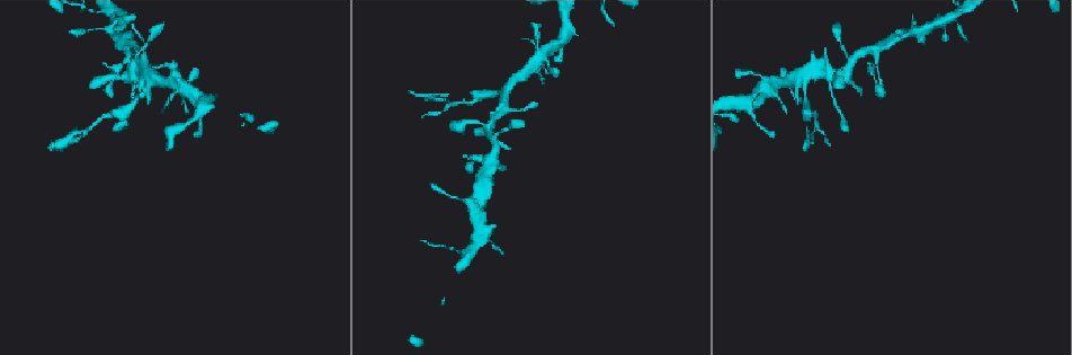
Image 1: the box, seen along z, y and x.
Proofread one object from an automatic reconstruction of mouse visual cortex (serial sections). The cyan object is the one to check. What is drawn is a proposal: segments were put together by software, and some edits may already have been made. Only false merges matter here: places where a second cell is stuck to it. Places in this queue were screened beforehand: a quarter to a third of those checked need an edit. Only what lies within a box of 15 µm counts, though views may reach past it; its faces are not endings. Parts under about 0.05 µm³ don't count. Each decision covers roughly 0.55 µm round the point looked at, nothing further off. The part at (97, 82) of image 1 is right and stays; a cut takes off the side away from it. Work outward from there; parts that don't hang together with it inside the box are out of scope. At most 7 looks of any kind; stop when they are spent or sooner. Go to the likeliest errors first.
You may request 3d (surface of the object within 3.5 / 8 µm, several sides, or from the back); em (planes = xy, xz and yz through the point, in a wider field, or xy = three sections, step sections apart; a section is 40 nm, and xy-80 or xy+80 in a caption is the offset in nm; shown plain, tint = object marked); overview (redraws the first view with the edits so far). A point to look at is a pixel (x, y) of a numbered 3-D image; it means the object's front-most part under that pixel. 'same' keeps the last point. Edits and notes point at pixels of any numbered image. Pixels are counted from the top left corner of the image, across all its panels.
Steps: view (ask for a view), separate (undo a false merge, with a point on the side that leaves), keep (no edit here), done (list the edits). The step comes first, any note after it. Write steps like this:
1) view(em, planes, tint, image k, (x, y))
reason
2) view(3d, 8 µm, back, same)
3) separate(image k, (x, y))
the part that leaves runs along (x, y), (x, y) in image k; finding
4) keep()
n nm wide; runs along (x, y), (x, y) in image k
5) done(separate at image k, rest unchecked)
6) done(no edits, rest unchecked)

view(em, xy, step 3, tint, image 1, (838, 71))
four arms meet

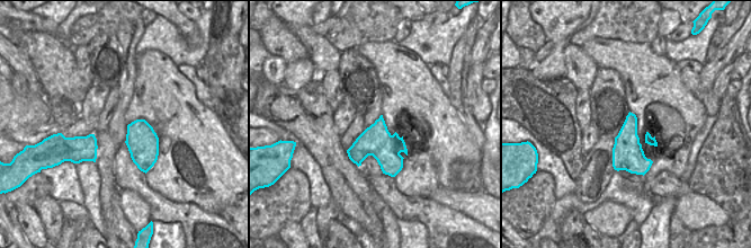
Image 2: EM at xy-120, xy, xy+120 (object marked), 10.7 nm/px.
view(3d, 3.5 µm, same)
see where the arms go

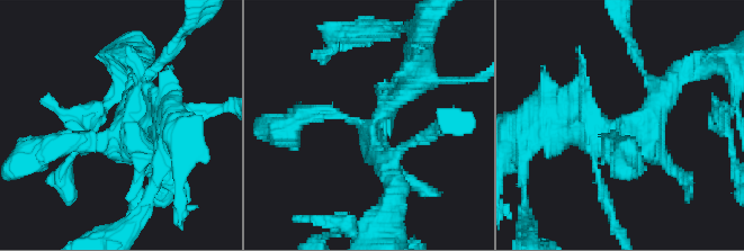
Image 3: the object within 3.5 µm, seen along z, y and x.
keep()
runs along (301, 115), (332, 111), (370, 130), (415, 78) in image 3; one cell here

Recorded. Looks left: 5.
view(em, xy, step 3, tint, image 1, (748, 105))
thick turns thin

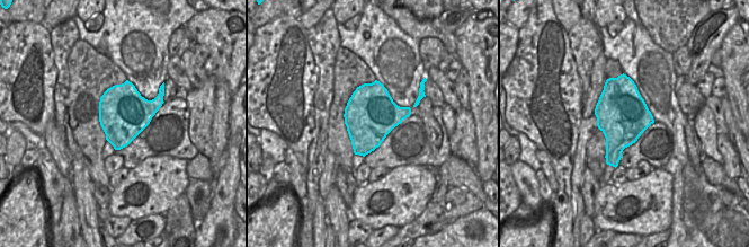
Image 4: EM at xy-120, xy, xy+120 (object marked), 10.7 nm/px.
view(3d, 3.5 µm, same)

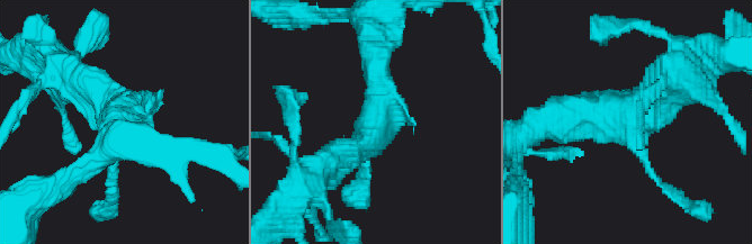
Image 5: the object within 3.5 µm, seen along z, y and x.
keep()
runs along (321, 168), (373, 133), (376, 55) in image 5; continuous, no second cell

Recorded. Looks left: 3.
view(3d, 3.5 µm, image 1, (109, 115))
sudden change in width

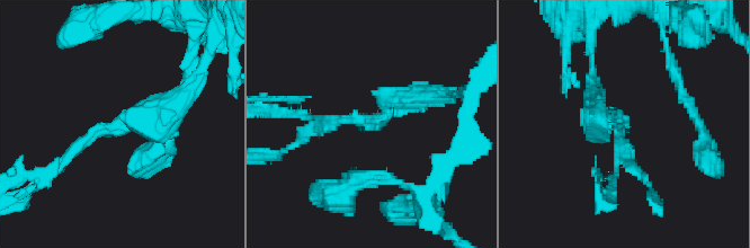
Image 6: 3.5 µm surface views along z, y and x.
view(em, xy, step 1, tint, image 6, (373, 125))
arms of 150, 350 nm; now the EM

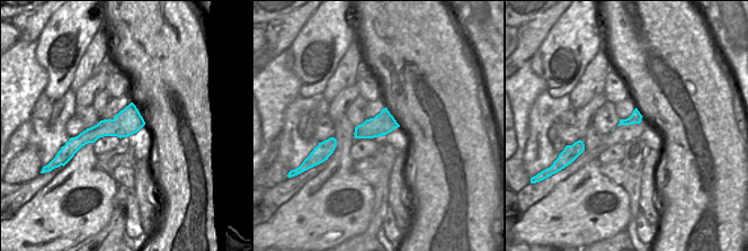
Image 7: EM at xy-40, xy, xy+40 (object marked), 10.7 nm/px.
separate(image 6, (329, 123))
the part that leaves runs along (363, 120), (318, 129), (283, 111) in image 6; two cells meet here

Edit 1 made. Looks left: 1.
done(separate at image 6, rest unchecked)

